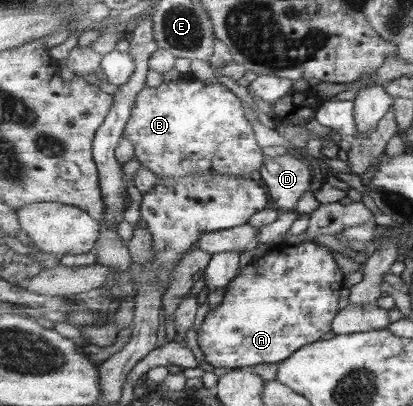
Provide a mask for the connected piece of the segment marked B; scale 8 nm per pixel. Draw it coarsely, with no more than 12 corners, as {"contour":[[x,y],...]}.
{"contour":[[144,87],[124,137],[159,177],[250,177],[267,159],[240,97]]}

